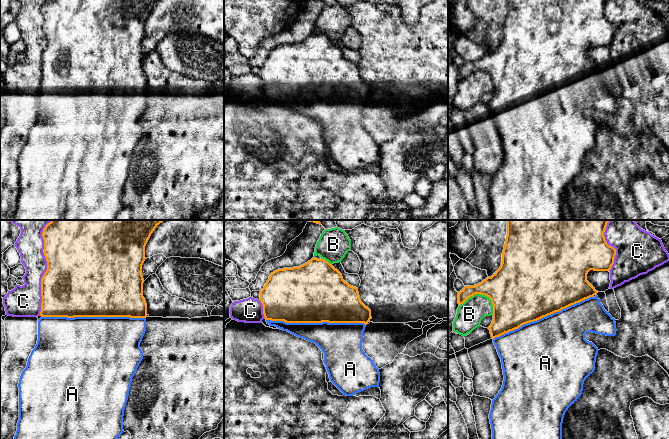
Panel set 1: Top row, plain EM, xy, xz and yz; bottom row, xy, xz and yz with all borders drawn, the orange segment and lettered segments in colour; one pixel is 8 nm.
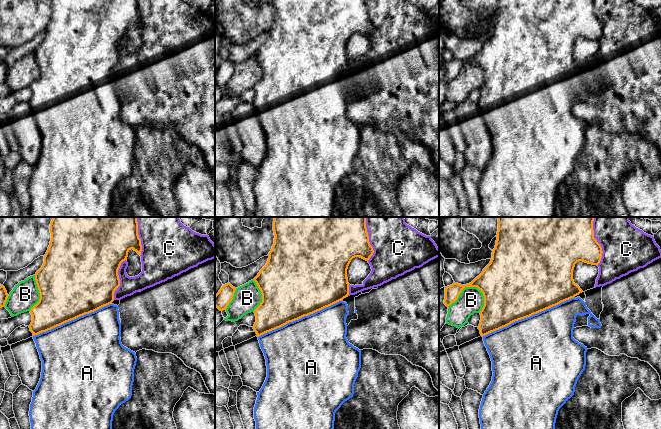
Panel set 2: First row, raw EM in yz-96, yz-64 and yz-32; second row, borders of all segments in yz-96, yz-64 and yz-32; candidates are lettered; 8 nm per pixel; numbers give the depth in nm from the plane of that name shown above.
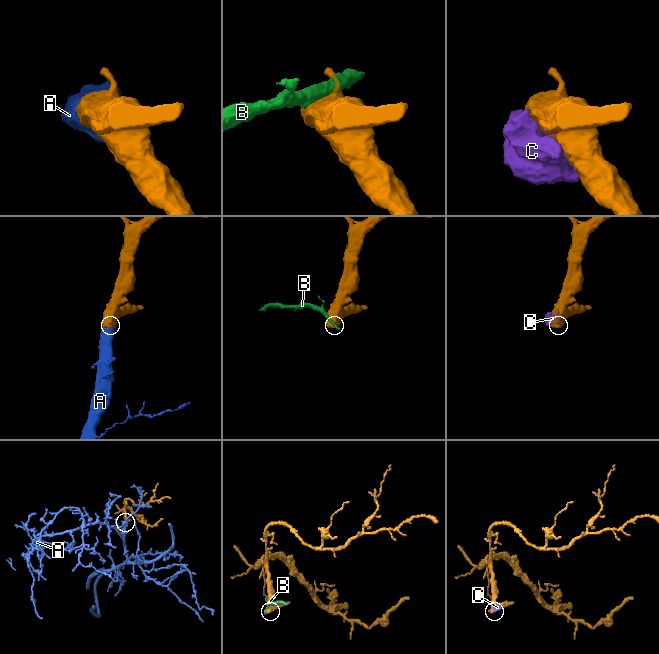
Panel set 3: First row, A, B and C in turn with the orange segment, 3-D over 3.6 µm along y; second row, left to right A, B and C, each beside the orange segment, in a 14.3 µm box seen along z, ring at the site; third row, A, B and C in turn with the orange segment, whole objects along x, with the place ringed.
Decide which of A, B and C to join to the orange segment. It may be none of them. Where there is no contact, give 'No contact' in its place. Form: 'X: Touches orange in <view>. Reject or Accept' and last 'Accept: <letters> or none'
A: Touches orange in xy. Accept
B: Touches orange in yz. Reject
C: Touches orange in xy. Reject
Accept: A

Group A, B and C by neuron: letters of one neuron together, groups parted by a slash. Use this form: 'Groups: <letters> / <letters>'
Groups: A / B / C

